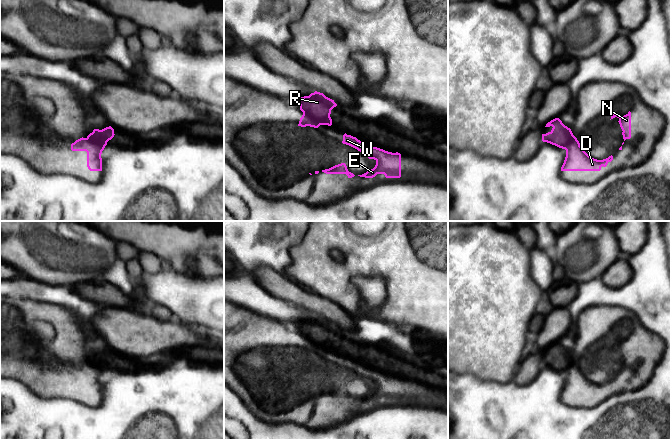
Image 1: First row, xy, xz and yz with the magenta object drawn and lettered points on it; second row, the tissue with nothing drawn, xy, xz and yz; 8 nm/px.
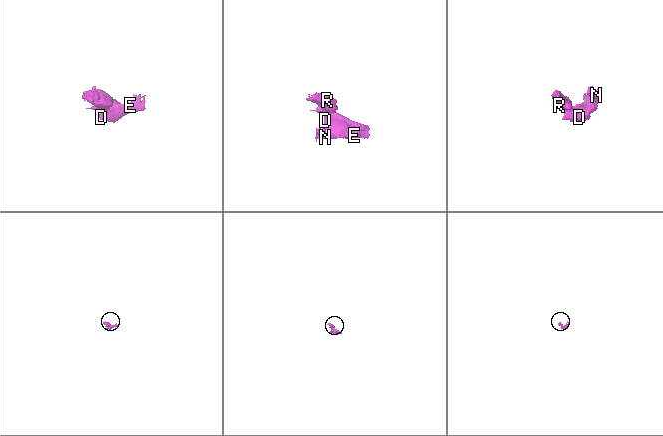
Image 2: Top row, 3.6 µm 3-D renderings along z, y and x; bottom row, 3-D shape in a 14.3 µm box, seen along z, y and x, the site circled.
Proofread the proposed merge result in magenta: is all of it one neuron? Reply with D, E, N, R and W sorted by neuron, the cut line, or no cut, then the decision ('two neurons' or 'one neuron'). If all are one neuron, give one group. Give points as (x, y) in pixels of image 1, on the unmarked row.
D E N W / R; cut in xz along (303, 335), (322, 348); two neurons

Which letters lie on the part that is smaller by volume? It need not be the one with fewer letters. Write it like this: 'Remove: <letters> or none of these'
Remove: R

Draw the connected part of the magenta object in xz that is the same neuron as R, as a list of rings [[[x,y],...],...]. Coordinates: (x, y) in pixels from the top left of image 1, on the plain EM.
[[[315,315],[309,320],[297,323],[300,334],[322,349],[332,349],[331,334],[337,330],[334,324],[326,321],[323,317]]]

